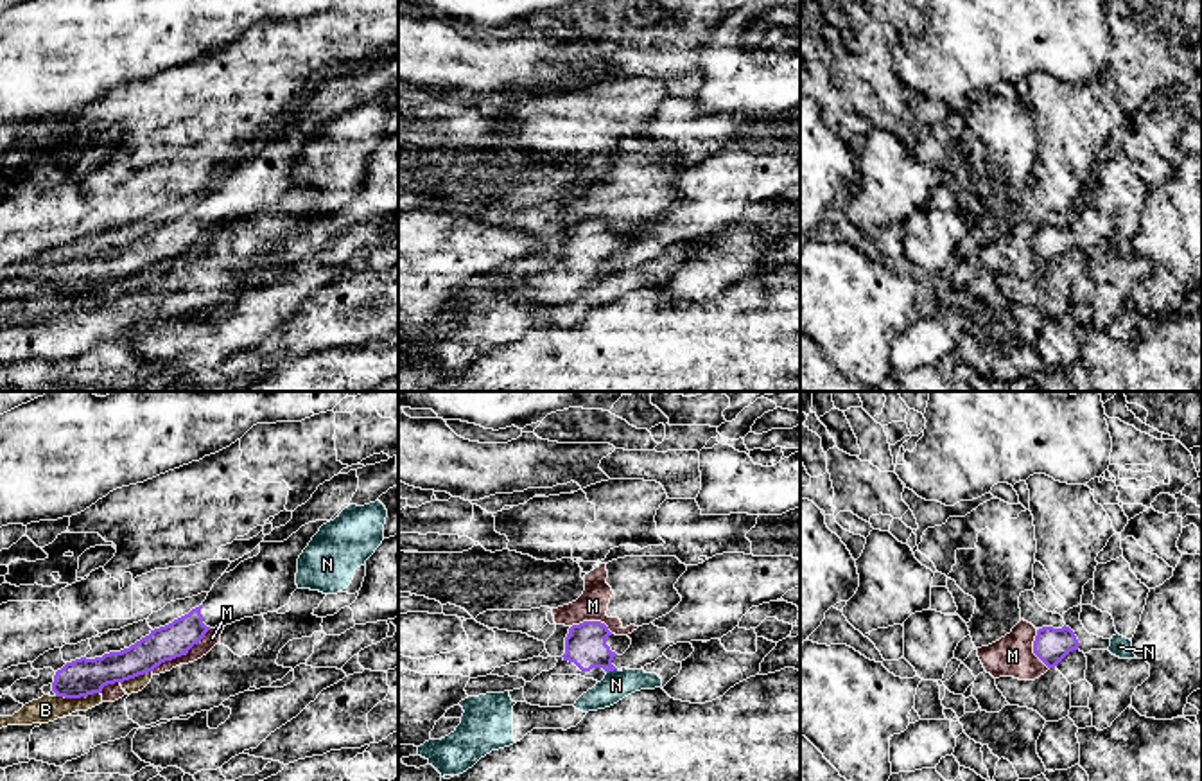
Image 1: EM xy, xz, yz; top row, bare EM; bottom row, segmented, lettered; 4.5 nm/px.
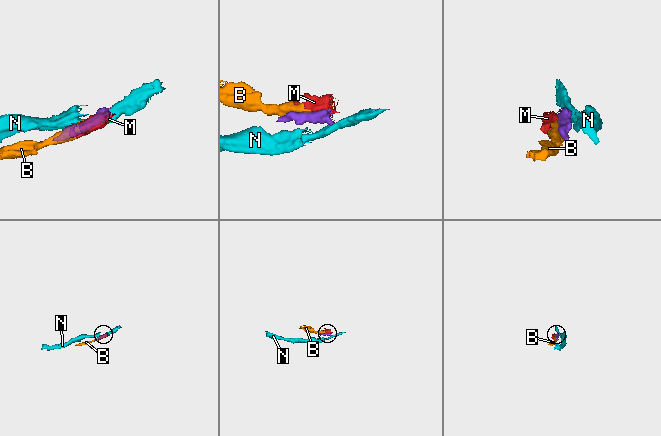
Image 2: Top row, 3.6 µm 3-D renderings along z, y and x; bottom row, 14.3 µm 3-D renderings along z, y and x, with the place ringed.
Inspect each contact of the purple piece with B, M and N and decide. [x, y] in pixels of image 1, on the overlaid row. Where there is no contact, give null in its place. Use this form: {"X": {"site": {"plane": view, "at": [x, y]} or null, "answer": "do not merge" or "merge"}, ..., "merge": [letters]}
{"B": {"site": {"plane": "xy", "at": [78, 697]}, "answer": "do not merge"}, "M": {"site": {"plane": "xy", "at": [180, 656]}, "answer": "do not merge"}, "N": {"site": {"plane": "xz", "at": [610, 670]}, "answer": "do not merge"}, "merge": []}

